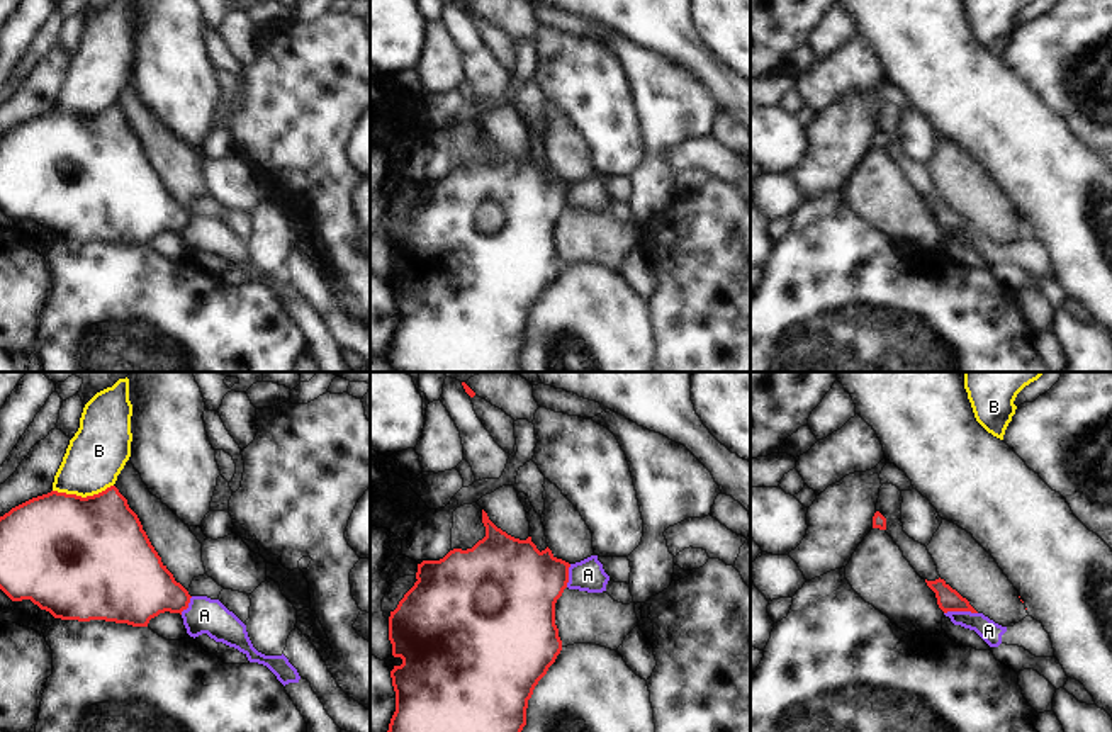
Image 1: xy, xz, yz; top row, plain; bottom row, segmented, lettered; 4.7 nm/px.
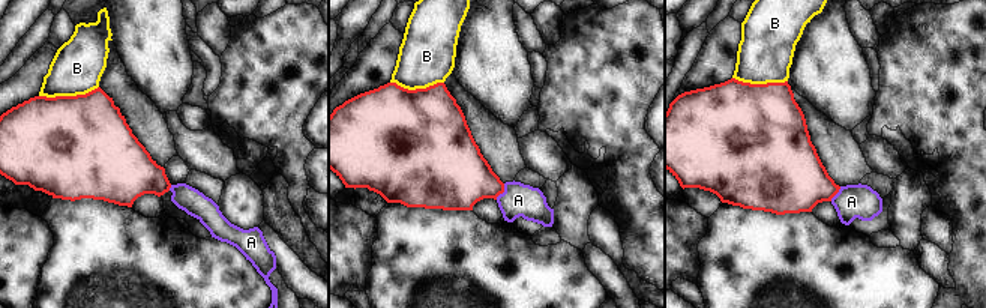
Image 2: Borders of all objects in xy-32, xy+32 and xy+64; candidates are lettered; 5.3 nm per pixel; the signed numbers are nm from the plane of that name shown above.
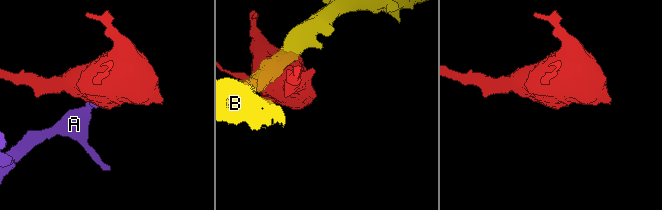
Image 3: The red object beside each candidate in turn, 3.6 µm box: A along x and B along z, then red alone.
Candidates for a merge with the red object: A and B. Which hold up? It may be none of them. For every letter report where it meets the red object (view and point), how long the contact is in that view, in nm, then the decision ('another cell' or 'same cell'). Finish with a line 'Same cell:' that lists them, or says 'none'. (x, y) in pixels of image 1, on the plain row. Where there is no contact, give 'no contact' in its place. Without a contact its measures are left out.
A: meets red in yz at (960, 230); contact 160 nm long; another cell
B: meets red in xy at (80, 116); contact 280 nm long; another cell
Same cell: none

